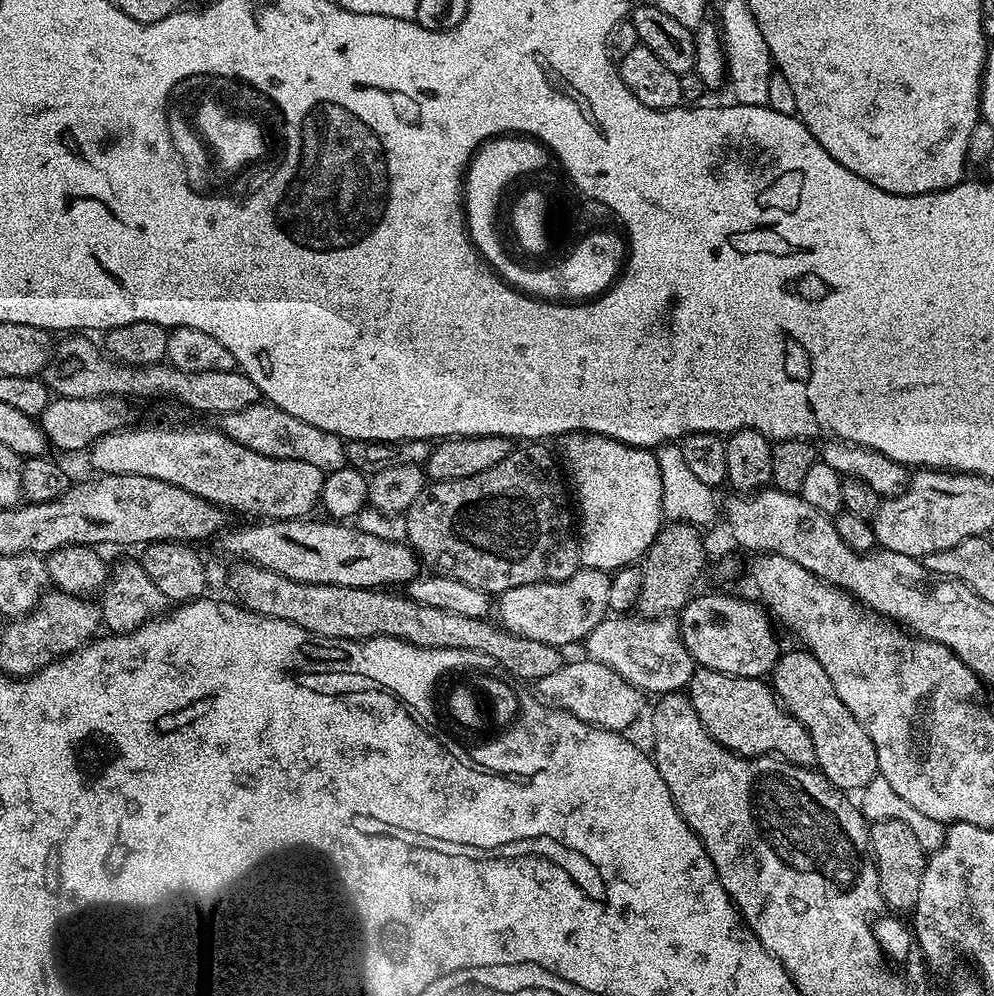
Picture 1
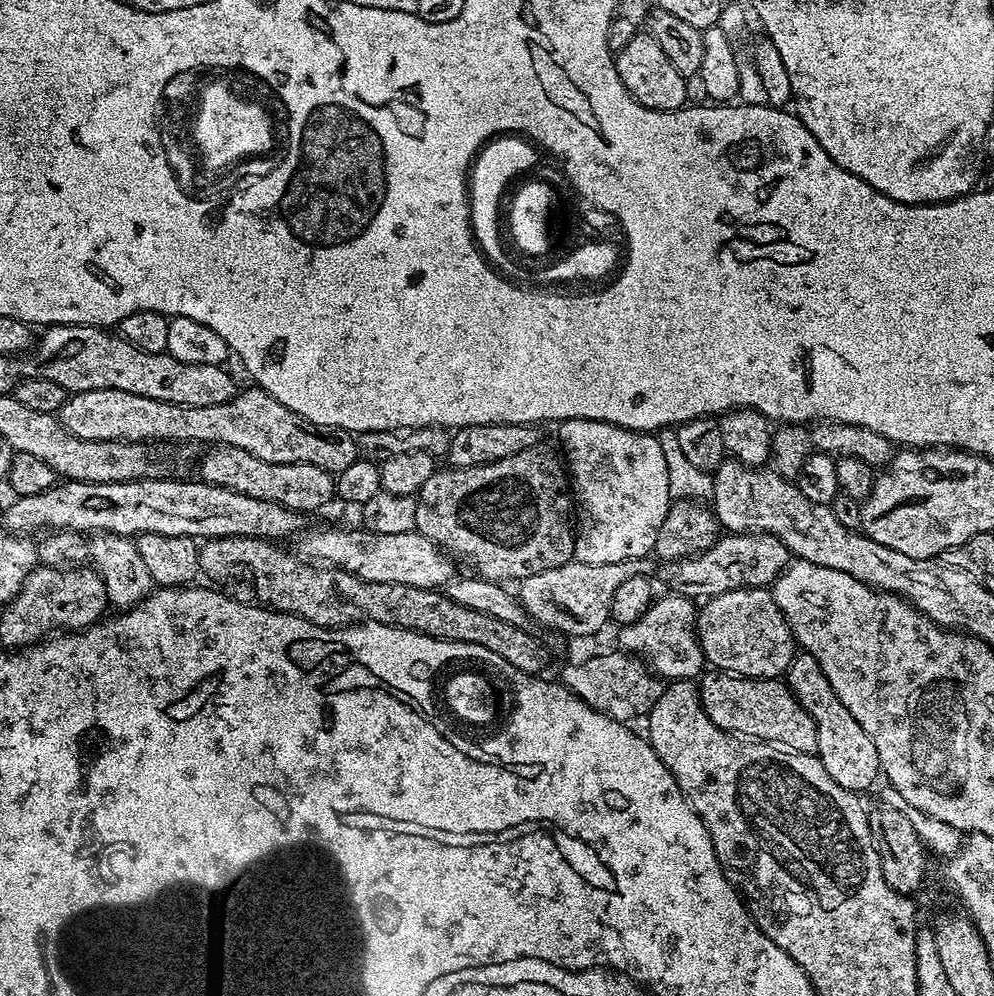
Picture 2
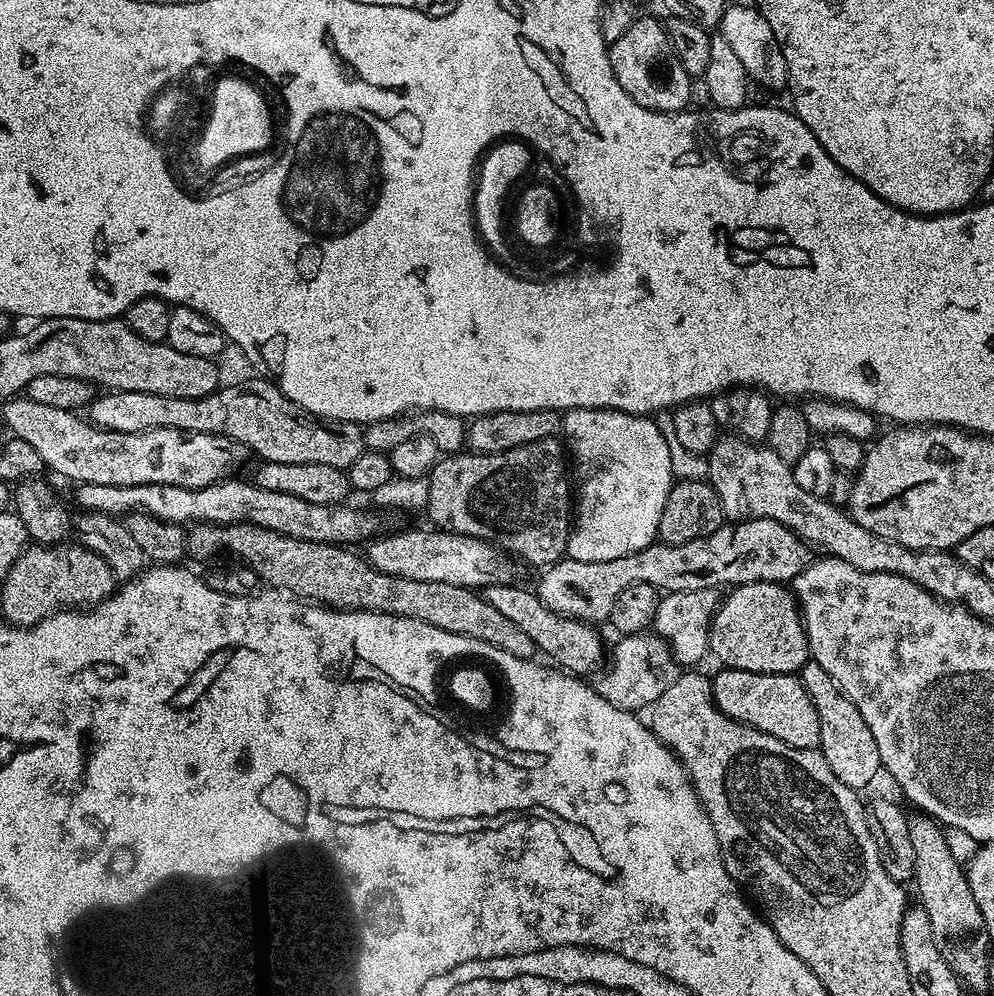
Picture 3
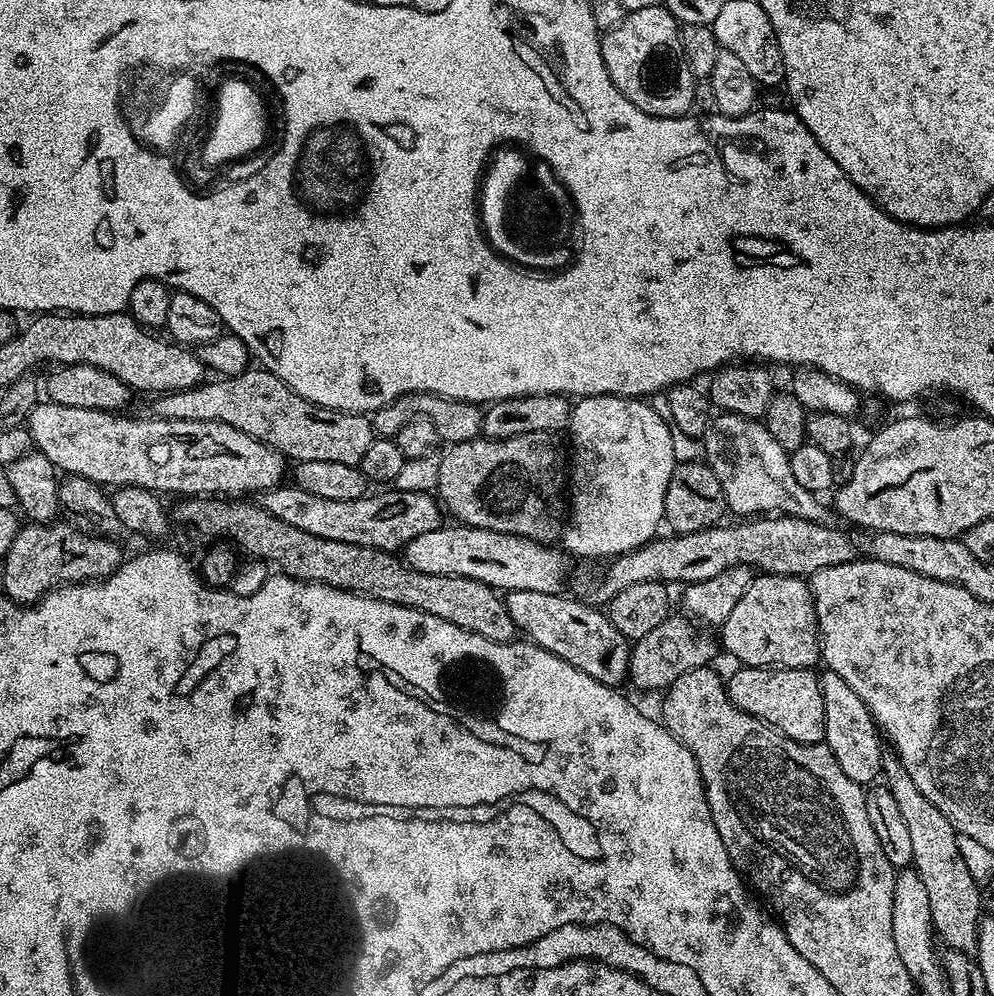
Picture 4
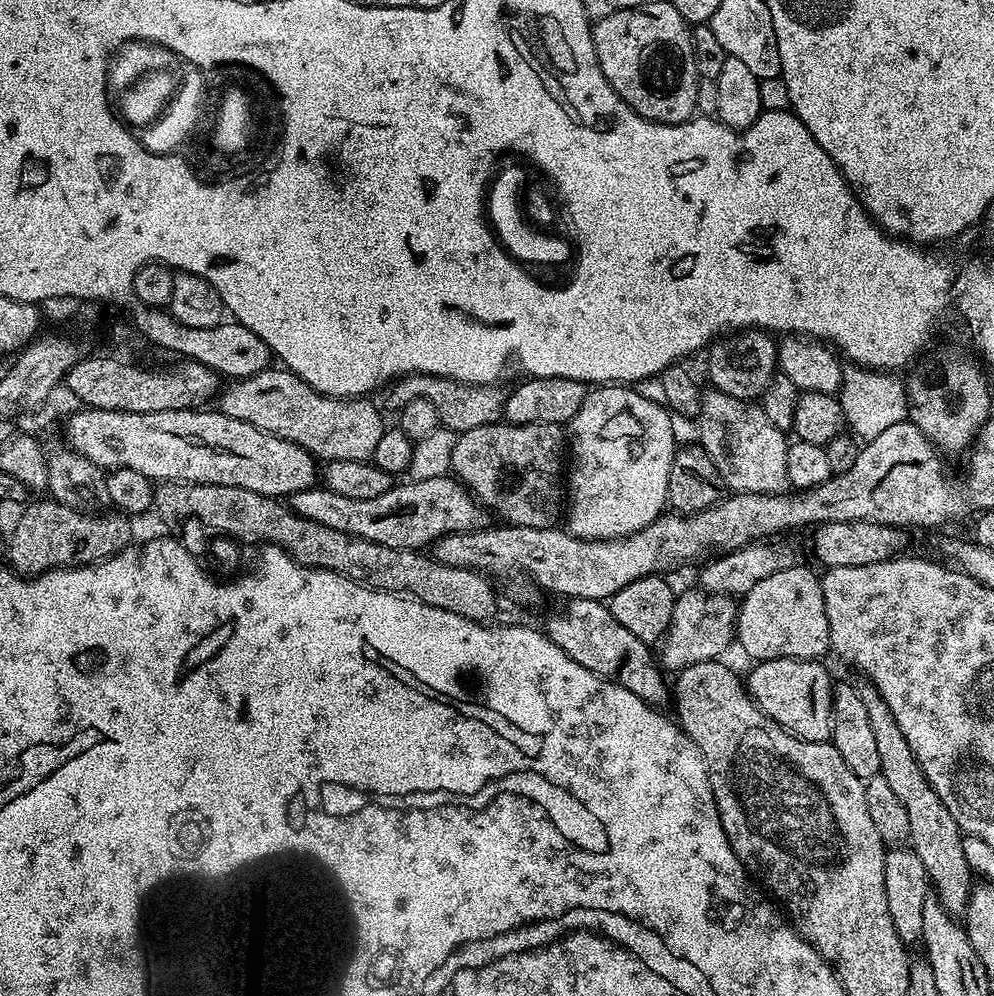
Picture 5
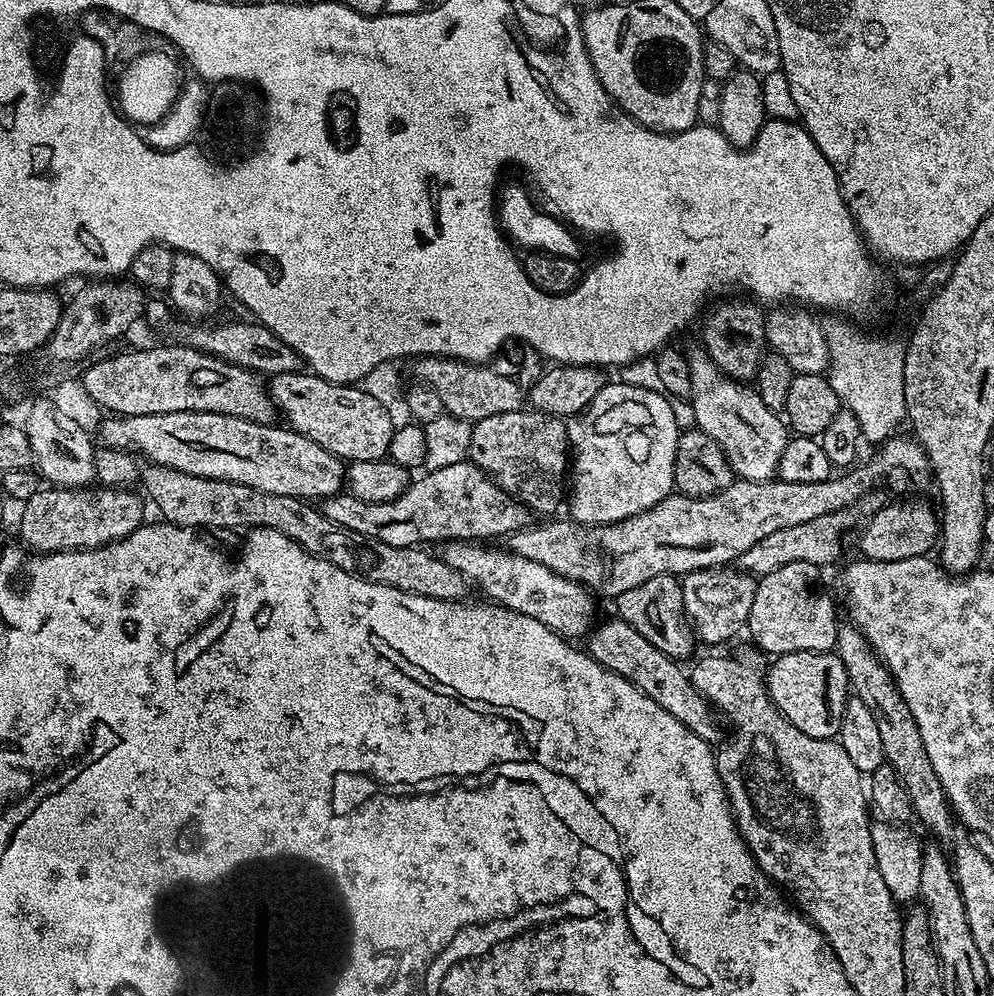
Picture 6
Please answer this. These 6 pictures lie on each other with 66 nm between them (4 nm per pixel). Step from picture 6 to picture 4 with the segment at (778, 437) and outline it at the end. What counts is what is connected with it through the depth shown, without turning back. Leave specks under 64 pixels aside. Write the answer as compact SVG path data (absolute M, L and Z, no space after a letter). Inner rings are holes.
M733 412L717 415L704 433L702 443L704 445L703 459L714 470L714 478L722 482L725 505L731 511L733 508L740 515L737 517L752 518L757 514L783 514L817 522L825 519L823 506L816 504L817 497L813 493L802 490L802 486L798 486L798 481L794 479L788 461L790 452L774 440L773 435L767 432L767 427L759 419L751 420Z

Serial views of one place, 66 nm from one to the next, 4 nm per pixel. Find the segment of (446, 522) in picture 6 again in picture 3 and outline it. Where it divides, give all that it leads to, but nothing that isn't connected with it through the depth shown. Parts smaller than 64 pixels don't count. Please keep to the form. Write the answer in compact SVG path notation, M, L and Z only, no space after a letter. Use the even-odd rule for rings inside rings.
M229 478L201 488L183 488L165 484L142 486L106 486L105 484L81 484L75 490L79 506L86 512L101 512L117 518L127 517L129 512L145 512L167 524L253 524L278 534L302 538L306 542L360 546L371 541L381 531L380 520L372 512L355 512L347 503L315 504L302 502L292 494L278 494L278 490L266 490L254 482Z

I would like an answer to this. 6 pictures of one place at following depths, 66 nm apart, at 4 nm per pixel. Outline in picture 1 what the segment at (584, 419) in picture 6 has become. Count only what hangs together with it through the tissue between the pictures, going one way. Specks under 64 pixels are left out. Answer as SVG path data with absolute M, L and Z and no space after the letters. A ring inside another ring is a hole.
M567 432L559 437L558 444L558 456L578 513L581 565L609 574L617 568L635 565L656 541L665 519L662 510L662 474L658 470L655 451L651 448L635 448L593 432Z

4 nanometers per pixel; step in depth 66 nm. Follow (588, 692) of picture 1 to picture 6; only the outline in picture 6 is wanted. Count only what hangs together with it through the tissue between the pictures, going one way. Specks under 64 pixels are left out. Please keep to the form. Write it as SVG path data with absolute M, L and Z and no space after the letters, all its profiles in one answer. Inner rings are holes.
M732 566L688 572L680 580L680 589L684 613L694 629L695 639L704 644L724 644L734 639L739 632L743 633L750 618L750 606L754 606L756 585L757 581L747 572Z

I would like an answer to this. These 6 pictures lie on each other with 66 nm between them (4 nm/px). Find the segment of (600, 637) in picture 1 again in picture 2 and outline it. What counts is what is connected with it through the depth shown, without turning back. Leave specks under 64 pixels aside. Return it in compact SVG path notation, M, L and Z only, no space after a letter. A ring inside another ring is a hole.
M667 594L653 599L652 605L636 623L623 625L619 644L625 651L638 655L645 660L649 669L661 679L694 680L705 669L704 651L696 636L697 605L687 596Z

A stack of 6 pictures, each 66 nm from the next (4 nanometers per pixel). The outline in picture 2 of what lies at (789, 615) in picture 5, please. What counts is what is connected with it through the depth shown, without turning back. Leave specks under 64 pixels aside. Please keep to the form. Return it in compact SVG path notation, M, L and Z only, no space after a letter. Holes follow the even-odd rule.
M735 588L726 594L705 599L696 614L696 636L704 651L704 659L713 669L730 672L734 676L749 676L755 680L774 680L787 673L790 662L795 658L798 645L790 626L778 610L771 591L763 588Z

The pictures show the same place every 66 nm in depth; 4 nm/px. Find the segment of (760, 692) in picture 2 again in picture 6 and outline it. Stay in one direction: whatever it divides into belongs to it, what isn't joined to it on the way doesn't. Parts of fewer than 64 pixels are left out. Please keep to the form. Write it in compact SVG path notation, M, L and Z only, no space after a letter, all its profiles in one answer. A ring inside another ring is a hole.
M835 651L791 652L775 657L771 663L766 668L766 683L768 696L776 709L798 726L802 734L810 734L810 738L831 740L839 737L850 689L846 666L842 666Z

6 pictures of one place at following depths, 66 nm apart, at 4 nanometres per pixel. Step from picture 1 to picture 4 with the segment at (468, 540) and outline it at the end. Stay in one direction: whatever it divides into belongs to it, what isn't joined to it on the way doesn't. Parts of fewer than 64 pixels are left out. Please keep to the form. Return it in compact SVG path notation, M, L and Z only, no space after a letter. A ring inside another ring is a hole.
M547 432L518 434L505 440L477 438L449 444L439 453L438 482L434 492L453 521L472 528L498 530L551 545L561 539L566 523L566 476L560 473L560 452Z

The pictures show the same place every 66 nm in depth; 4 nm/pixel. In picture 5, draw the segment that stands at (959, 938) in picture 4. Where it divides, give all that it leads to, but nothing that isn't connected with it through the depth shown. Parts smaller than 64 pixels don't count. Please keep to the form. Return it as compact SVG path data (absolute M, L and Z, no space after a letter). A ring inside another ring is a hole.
M864 678L857 679L855 685L862 702L866 702L866 710L870 714L870 726L874 726L874 739L878 745L880 763L879 775L886 778L886 782L897 795L898 802L906 806L906 815L910 818L908 835L910 847L918 854L918 858L922 858L922 866L926 866L931 891L942 902L944 909L953 914L963 913L968 907L968 899L972 893L974 873L966 862L966 853L962 851L964 836L958 822L954 822L954 814L946 810L942 798L934 794L934 786L930 786L926 774L922 774L914 758L914 750L910 750L910 742L906 742L894 714L888 708L888 703L879 689Z

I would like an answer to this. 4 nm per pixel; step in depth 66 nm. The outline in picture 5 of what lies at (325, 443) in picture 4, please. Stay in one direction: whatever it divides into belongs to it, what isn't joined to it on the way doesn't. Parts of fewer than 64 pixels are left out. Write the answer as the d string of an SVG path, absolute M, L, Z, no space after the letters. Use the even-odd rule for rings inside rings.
M269 366L264 372L229 385L225 392L223 389L219 393L219 411L302 446L320 462L368 460L374 454L374 446L378 446L378 438L382 438L386 431L386 423L379 410L371 404L371 399L323 396L280 366Z

